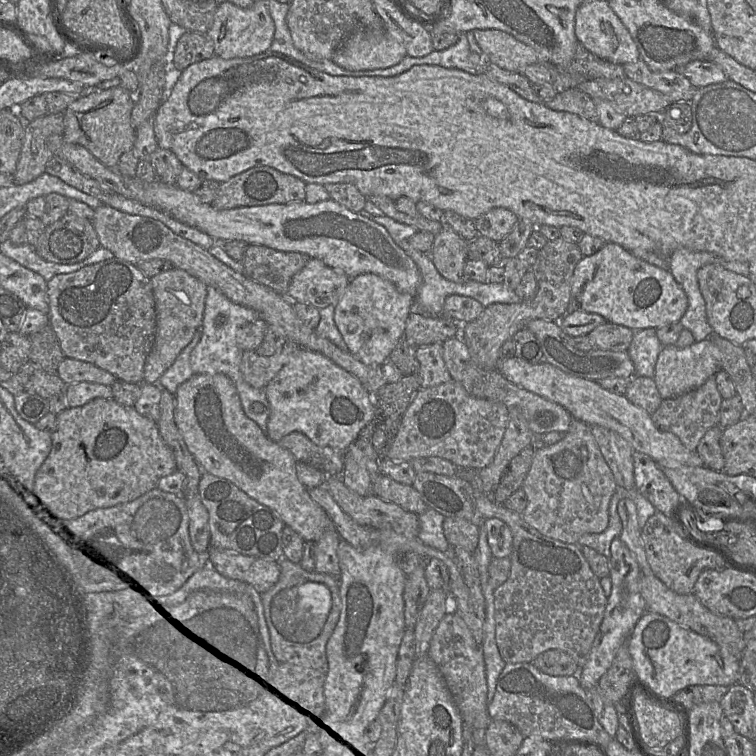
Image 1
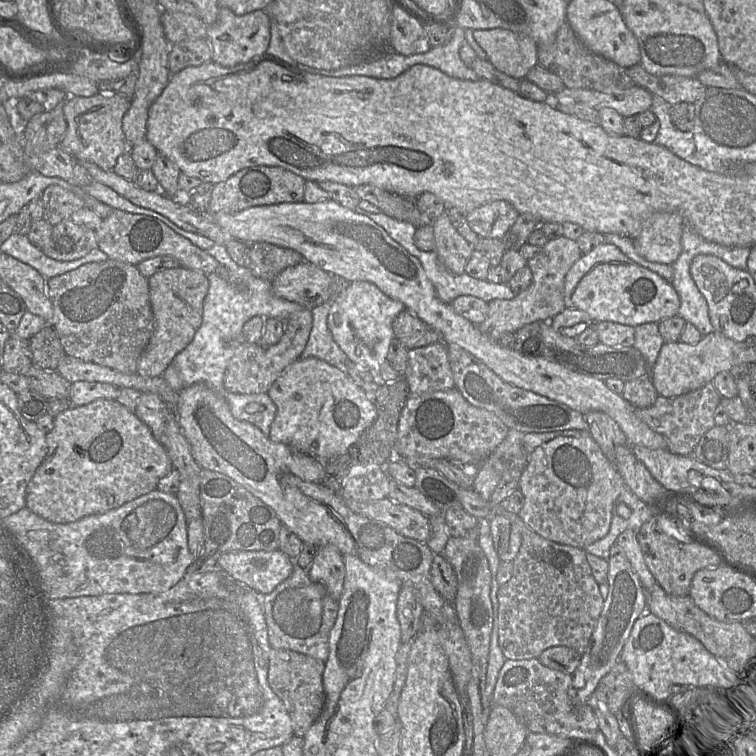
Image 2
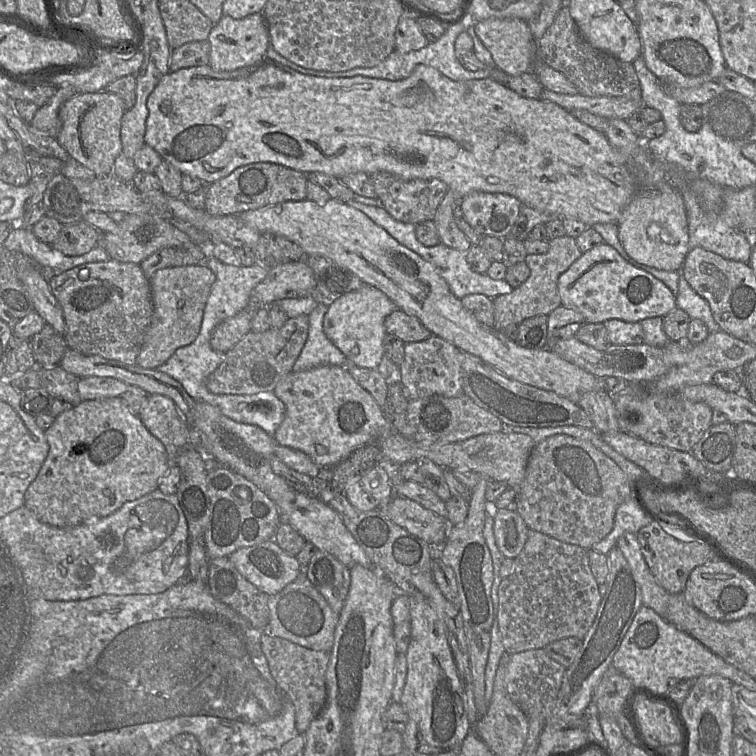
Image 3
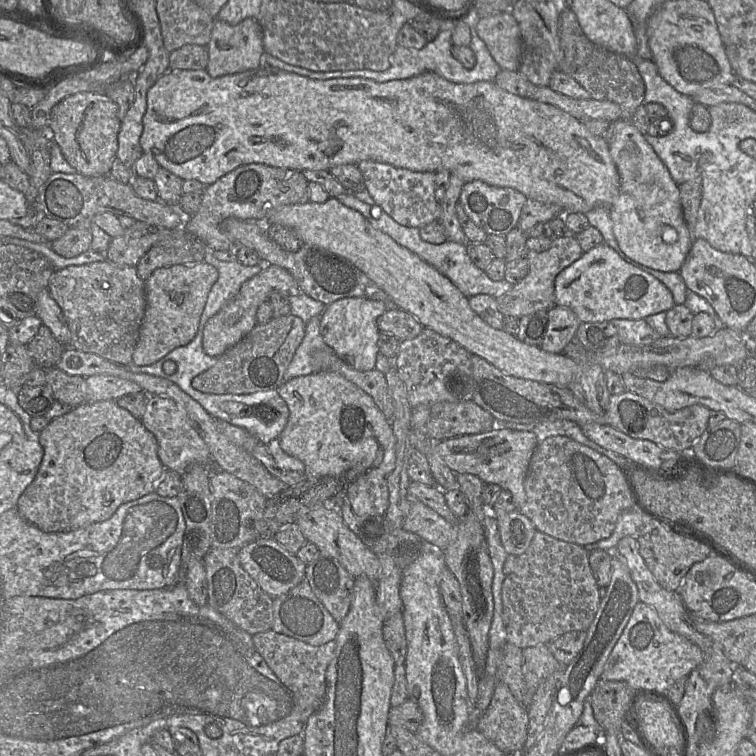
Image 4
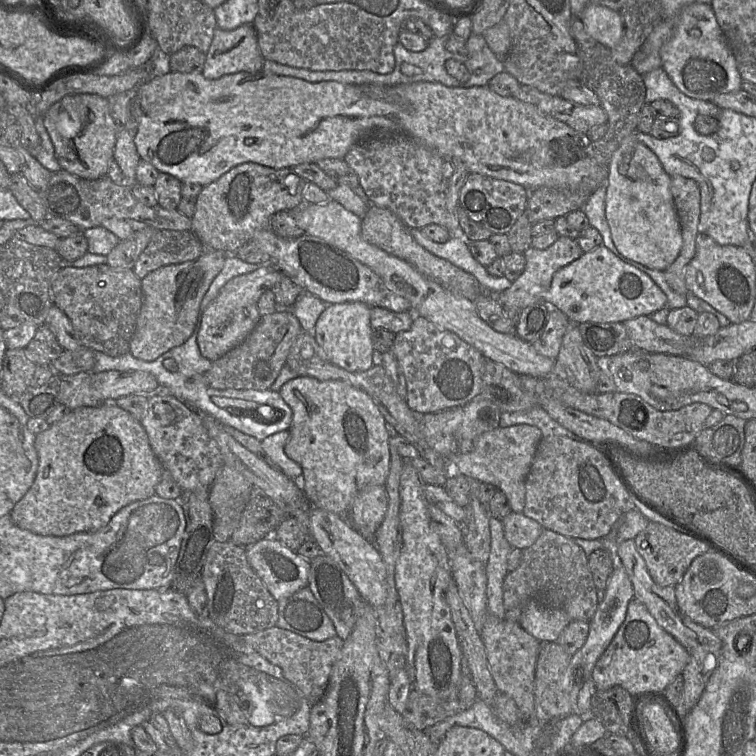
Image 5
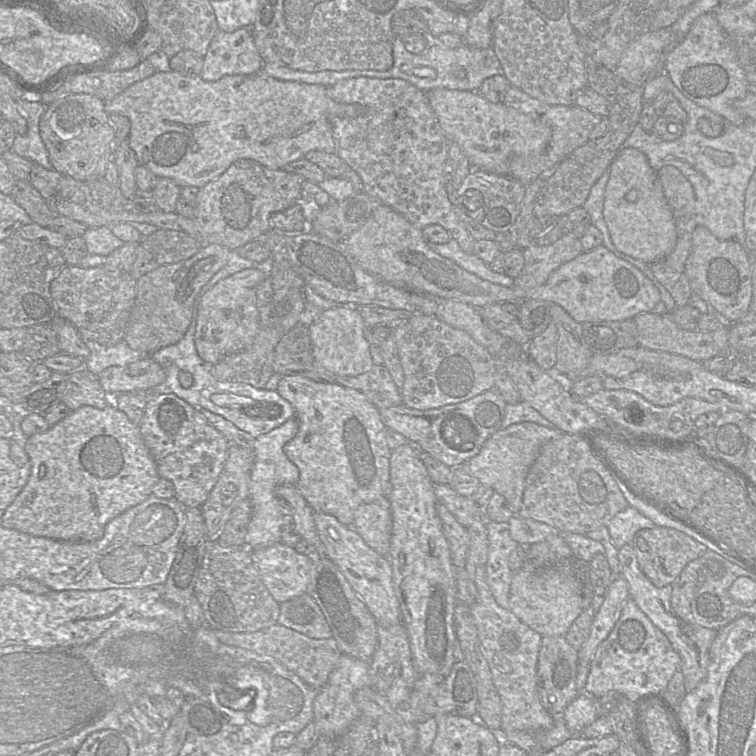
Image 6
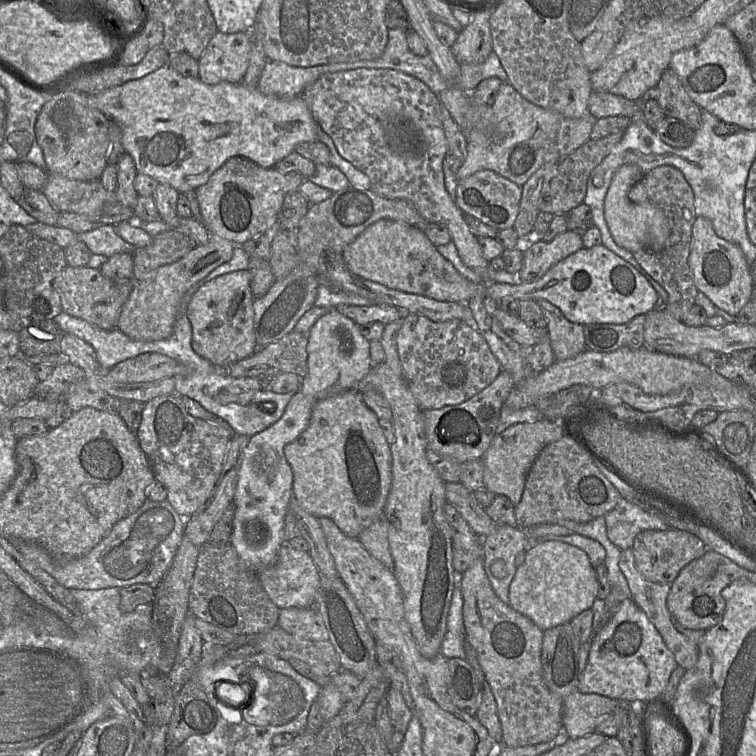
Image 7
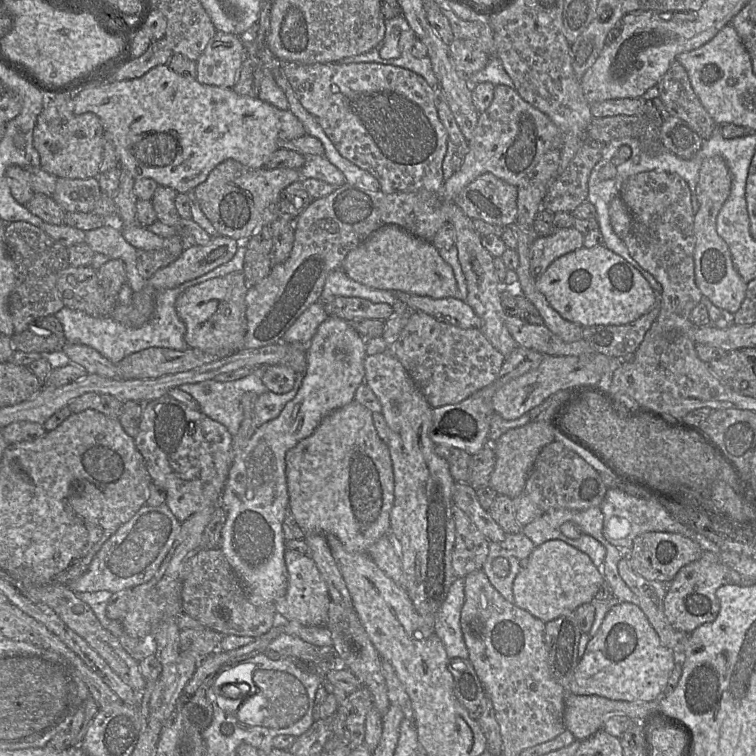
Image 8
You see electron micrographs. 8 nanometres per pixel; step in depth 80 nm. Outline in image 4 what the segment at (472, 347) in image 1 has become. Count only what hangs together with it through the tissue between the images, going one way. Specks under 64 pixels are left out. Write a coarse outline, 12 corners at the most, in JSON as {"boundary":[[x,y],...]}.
{"boundary":[[575,237],[528,250],[529,272],[495,298],[504,316],[548,311],[555,278],[583,251]]}

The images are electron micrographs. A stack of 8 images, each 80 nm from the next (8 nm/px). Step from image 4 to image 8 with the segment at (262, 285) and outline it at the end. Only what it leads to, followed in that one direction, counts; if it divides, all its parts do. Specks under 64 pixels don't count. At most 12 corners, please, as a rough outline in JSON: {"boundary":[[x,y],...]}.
{"boundary":[[241,271],[183,291],[187,345],[242,350],[248,287]]}

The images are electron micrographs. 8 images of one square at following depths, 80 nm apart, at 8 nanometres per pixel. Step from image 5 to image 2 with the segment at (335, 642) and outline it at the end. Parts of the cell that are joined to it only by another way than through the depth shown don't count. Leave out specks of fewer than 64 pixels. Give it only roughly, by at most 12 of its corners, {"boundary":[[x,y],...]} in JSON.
{"boundary":[[271,649],[269,685],[303,737],[325,706],[325,663]]}

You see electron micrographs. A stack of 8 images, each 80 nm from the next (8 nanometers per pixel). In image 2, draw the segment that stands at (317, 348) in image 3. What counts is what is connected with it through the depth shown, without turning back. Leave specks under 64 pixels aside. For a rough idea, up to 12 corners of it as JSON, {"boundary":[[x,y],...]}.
{"boundary":[[333,301],[310,308],[312,327],[299,358],[347,372],[351,364],[327,326]]}

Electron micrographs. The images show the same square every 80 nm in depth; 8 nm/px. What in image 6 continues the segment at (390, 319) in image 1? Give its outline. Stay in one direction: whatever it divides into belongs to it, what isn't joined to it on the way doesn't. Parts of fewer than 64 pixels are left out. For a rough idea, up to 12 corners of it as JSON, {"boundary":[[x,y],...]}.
{"boundary":[[356,307],[309,326],[315,363],[354,377],[372,366]]}

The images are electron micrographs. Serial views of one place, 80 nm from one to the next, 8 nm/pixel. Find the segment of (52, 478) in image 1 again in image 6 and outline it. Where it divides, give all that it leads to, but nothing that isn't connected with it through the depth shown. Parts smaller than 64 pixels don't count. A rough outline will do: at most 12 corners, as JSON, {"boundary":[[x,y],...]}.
{"boundary":[[82,406],[28,437],[7,529],[96,541],[160,479],[139,425]]}

